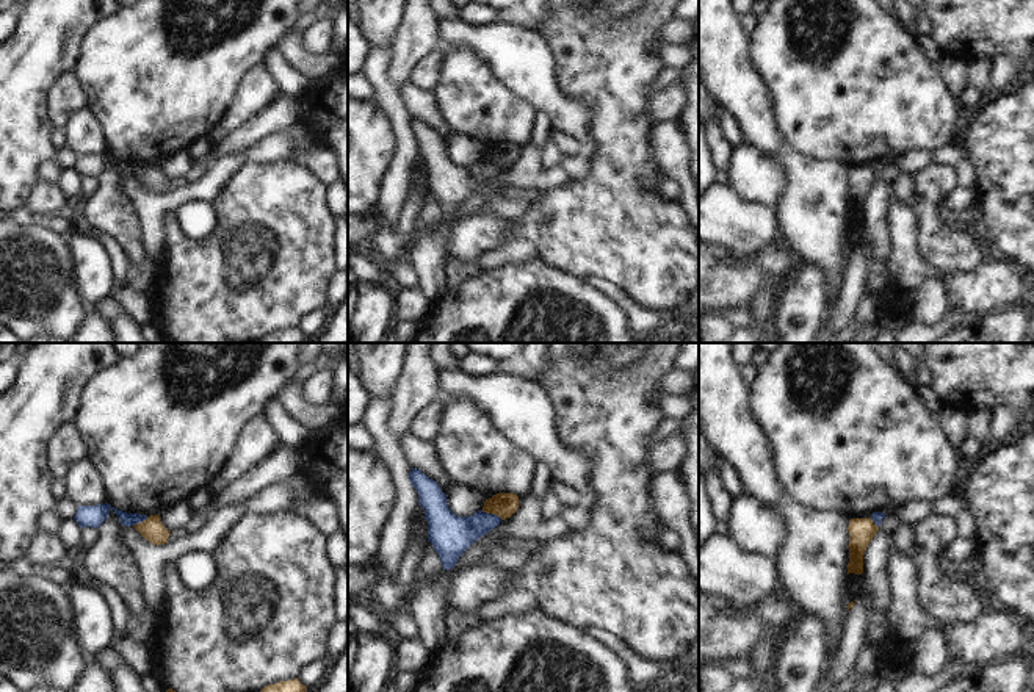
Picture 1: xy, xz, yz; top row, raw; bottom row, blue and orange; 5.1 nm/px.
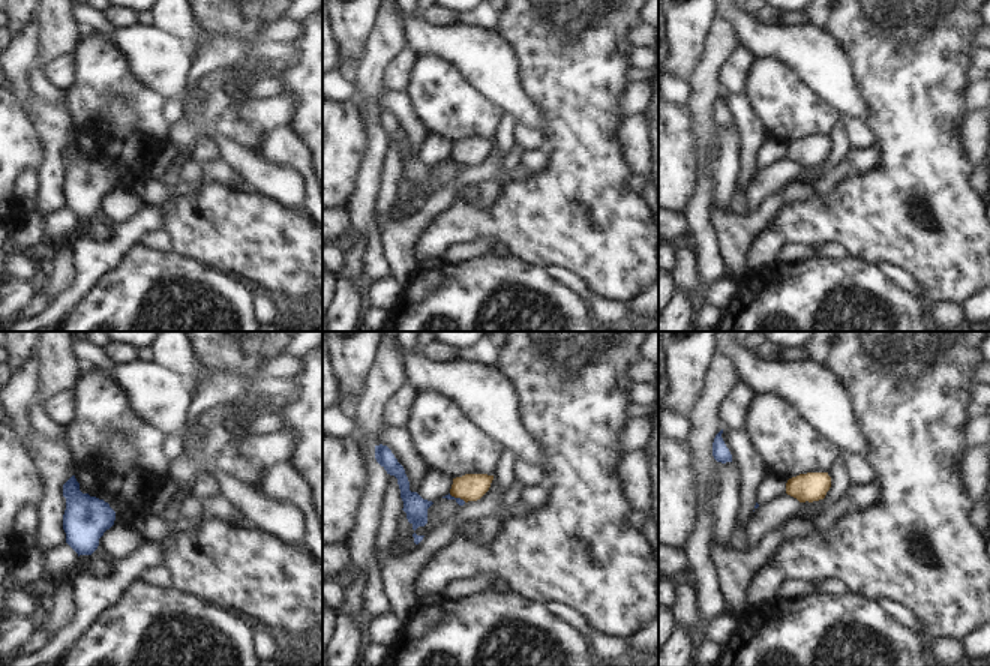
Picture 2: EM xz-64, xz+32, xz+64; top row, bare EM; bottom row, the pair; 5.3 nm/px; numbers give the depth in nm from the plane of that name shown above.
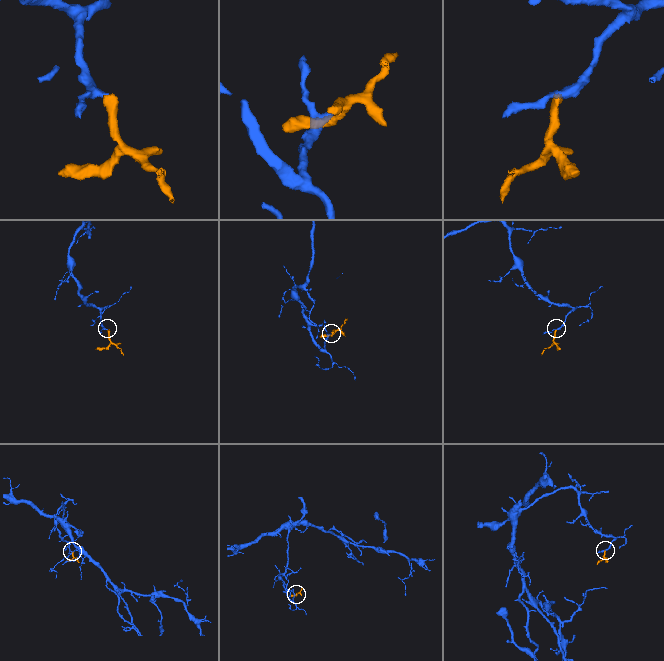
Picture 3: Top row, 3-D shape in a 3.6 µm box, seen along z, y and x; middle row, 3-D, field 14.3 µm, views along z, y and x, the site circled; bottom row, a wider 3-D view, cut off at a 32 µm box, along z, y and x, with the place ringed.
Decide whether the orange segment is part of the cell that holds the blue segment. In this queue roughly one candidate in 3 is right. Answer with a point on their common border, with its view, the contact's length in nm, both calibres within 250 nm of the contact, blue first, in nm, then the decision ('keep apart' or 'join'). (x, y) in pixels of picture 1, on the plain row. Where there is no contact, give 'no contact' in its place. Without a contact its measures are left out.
meets blue in xz at (492, 163); contact 120 nm long; 200 nm thick on the blue side, 130 nm on the other; keep apart

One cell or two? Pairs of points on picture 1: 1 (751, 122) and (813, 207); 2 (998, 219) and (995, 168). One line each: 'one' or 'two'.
1: one
2: one

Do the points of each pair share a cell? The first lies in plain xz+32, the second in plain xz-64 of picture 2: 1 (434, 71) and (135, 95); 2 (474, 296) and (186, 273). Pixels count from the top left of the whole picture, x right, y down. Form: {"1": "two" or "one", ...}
{"1": "one", "2": "one"}

